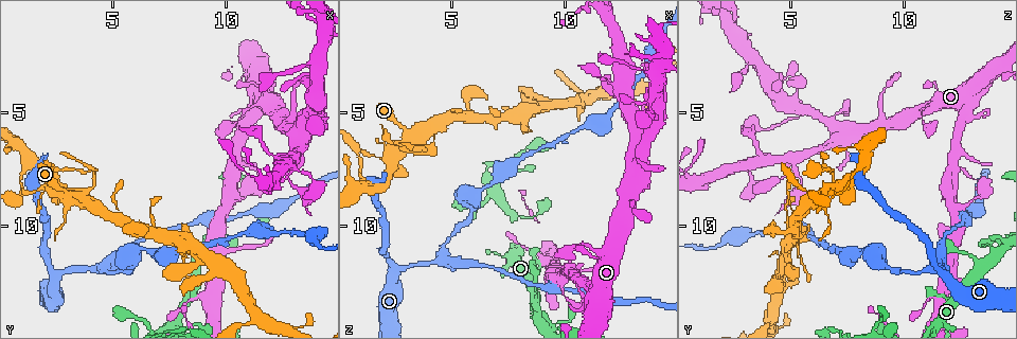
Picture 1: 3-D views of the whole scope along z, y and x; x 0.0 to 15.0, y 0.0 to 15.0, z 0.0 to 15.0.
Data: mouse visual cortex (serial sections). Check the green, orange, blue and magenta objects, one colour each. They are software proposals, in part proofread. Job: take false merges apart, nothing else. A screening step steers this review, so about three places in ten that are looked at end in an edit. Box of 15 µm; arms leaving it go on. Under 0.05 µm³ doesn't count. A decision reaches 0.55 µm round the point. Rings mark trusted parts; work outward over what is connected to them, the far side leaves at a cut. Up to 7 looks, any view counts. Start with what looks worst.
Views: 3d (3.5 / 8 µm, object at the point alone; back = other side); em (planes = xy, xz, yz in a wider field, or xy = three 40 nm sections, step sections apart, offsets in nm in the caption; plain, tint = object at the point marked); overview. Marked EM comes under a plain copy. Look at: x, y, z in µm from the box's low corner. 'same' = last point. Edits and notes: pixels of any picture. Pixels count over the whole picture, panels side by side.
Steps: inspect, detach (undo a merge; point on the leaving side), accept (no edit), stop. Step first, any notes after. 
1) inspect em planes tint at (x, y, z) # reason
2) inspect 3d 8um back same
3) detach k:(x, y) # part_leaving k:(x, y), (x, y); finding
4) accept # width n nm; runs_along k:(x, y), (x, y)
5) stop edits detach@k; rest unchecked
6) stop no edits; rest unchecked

inspect 3d 3.5um at (4.2, 7.7, 6.9) # thick turns thin

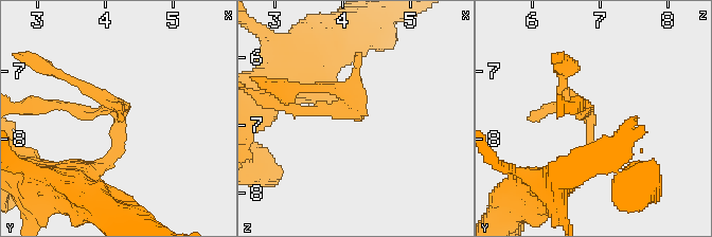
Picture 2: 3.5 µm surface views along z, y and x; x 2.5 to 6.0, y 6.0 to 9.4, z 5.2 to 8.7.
inspect em xy step 3 tint at (4.20, 7.65, 6.85)

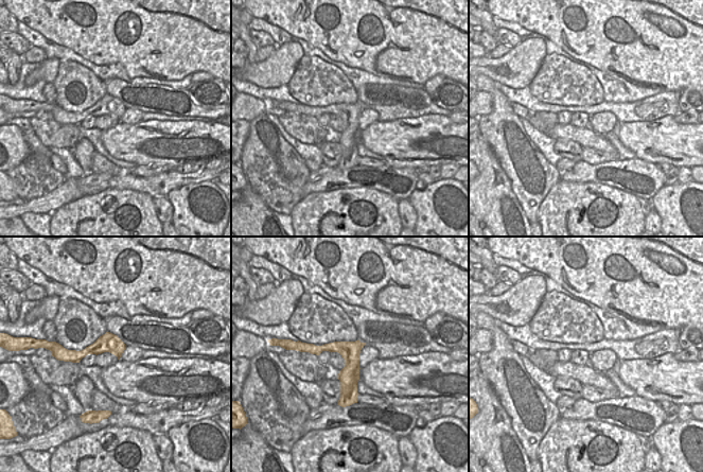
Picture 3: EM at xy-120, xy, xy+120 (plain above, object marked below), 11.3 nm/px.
accept # one cell here

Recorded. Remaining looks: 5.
inspect em xy step 1 tint at (2.0, 8.3, 7.1) # calibre changes

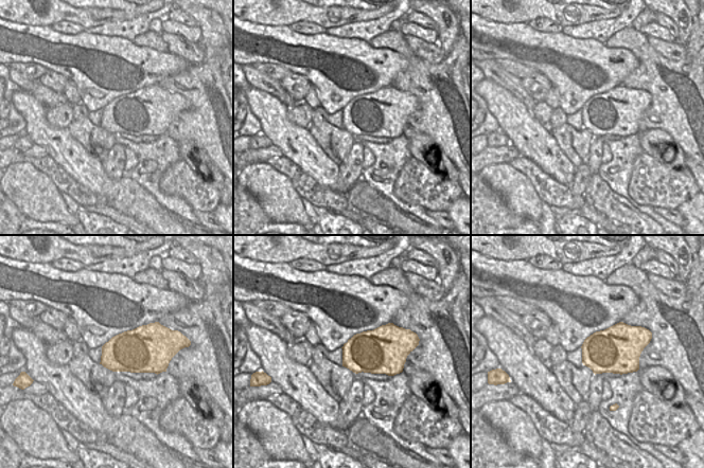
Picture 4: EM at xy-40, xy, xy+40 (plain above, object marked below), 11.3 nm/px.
inspect 3d 3.5um same

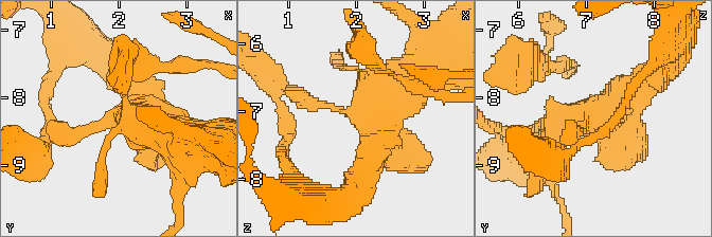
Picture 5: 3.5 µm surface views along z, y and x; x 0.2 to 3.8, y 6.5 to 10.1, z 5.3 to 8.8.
accept # width 480 nm; runs_along 5:(538, 143), (642, 85); all the same cell

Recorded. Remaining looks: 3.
inspect 3d 3.5um at (2.5, 12.2, 11.9) # three arms meet

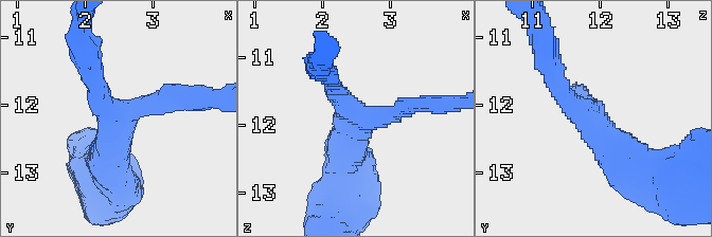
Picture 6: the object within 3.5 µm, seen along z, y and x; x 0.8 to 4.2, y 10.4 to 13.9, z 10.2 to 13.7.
inspect em planes tint at (2.50, 12.25, 11.90) # arms 3; arm_widths 250, 300, 500 nm

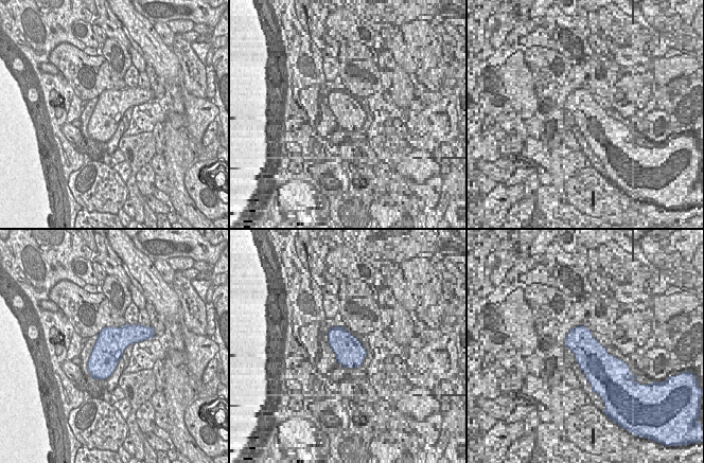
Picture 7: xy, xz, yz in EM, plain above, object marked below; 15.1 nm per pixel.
accept # one cell here

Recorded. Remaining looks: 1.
stop no edits; rest unchecked

